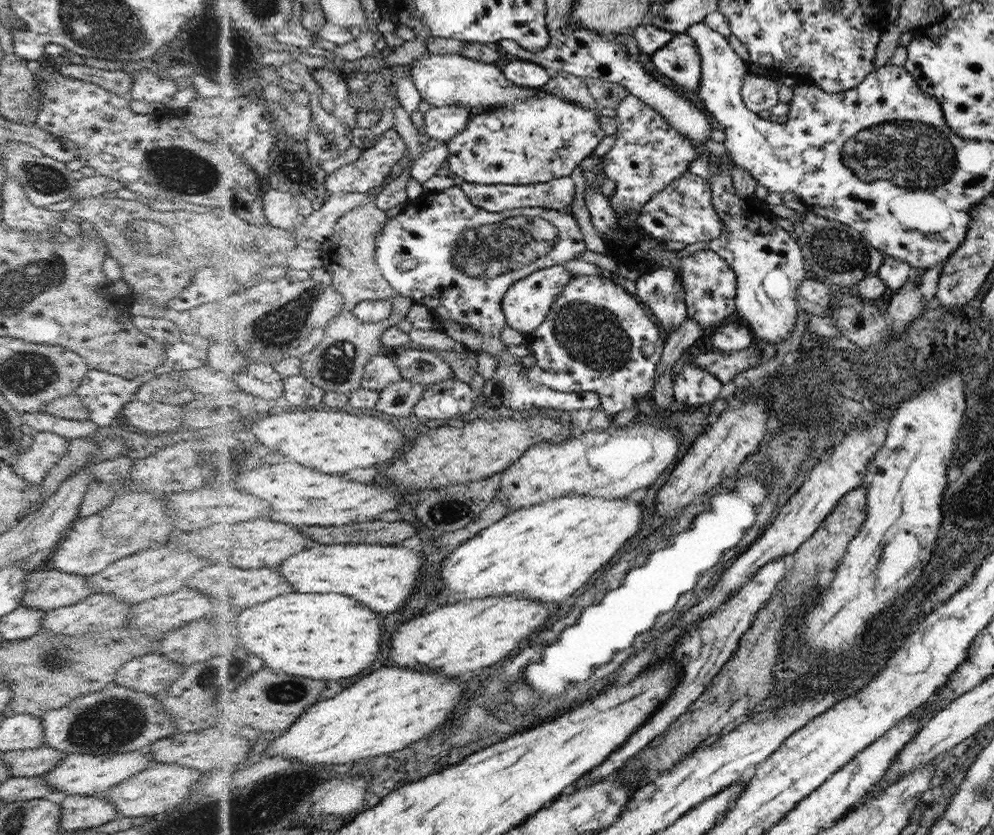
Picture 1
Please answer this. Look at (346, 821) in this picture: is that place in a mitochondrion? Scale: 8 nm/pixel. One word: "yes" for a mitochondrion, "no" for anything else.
no

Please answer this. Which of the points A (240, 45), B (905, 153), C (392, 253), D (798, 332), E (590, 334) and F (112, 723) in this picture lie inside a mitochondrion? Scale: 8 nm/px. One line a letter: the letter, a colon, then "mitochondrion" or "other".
A: other
B: mitochondrion
C: other
D: other
E: mitochondrion
F: mitochondrion

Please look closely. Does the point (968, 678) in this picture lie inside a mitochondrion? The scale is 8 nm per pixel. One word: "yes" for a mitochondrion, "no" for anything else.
no

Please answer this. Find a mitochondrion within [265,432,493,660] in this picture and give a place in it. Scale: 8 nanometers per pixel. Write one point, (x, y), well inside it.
(447, 512)

